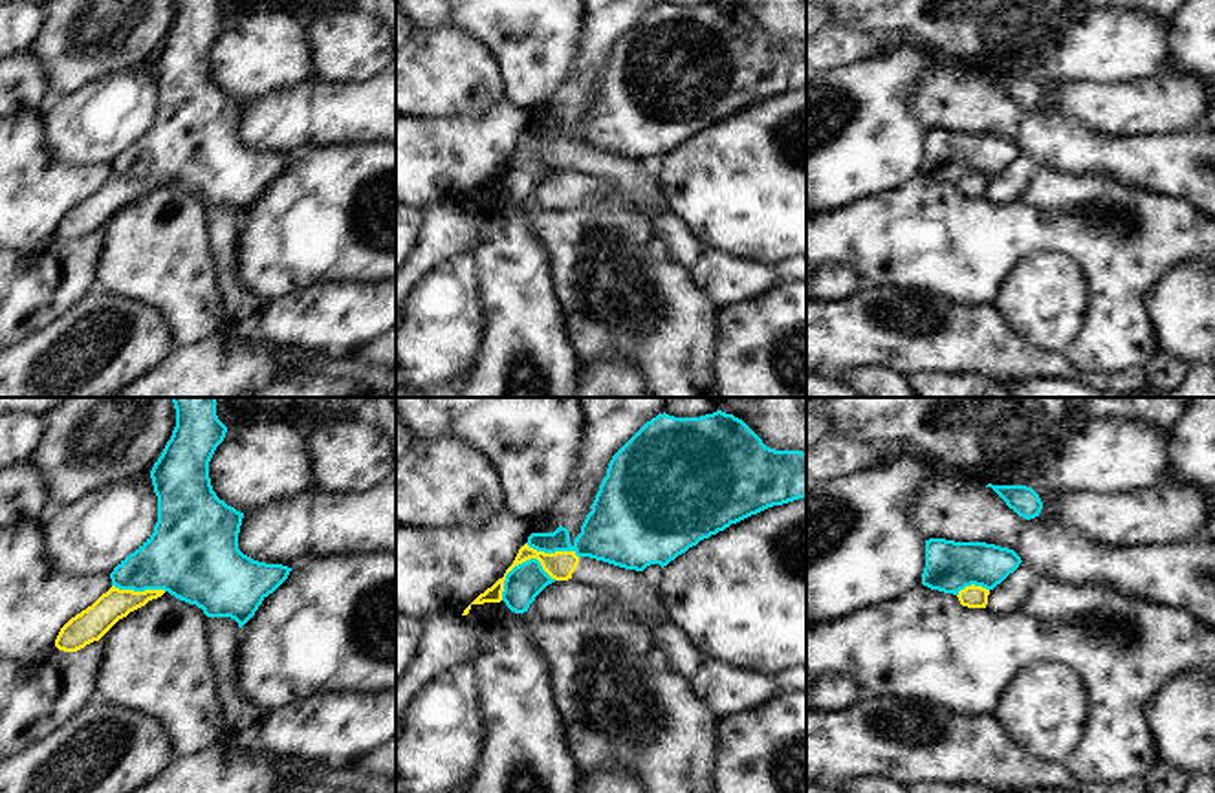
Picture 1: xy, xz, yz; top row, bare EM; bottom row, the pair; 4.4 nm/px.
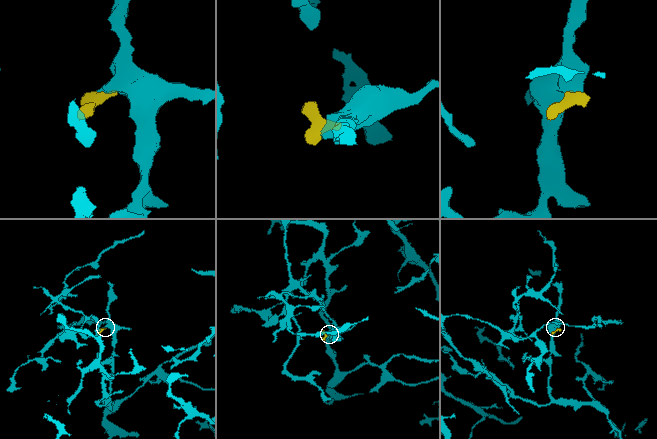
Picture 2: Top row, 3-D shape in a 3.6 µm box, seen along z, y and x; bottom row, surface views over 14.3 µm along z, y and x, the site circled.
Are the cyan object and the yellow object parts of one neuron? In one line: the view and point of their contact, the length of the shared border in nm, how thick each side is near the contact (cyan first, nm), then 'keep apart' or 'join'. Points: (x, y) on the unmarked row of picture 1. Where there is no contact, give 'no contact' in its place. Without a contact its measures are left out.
xz (519, 154) | 260 nm | 160/120 nm | keep apart

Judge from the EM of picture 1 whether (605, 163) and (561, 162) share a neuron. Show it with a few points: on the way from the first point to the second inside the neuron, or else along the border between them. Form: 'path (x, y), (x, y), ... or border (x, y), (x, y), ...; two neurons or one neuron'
path (594, 162), (572, 162); one neuron

